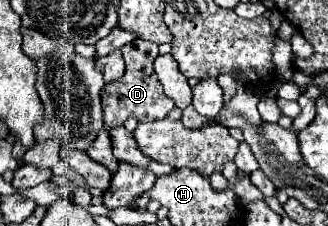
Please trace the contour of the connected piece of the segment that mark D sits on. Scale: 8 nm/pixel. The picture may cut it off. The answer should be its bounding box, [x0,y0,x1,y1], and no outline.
[103,40,173,126]

